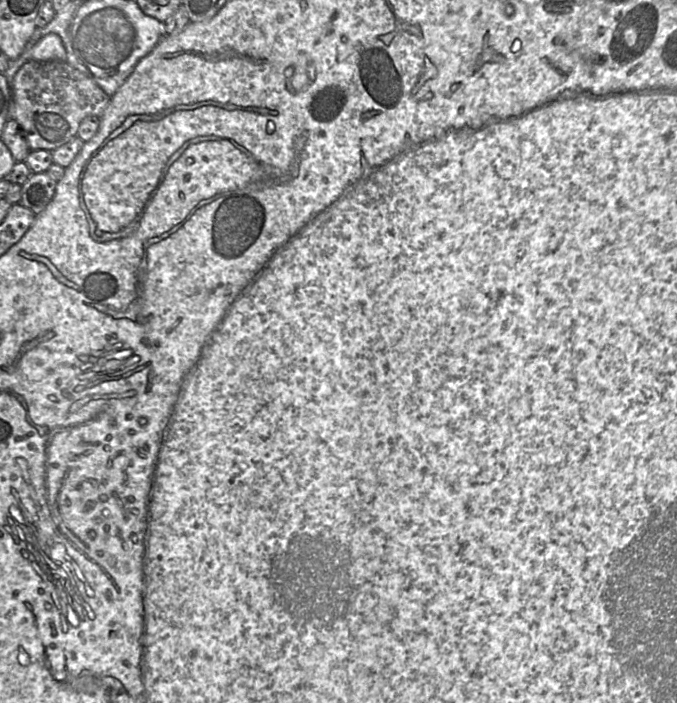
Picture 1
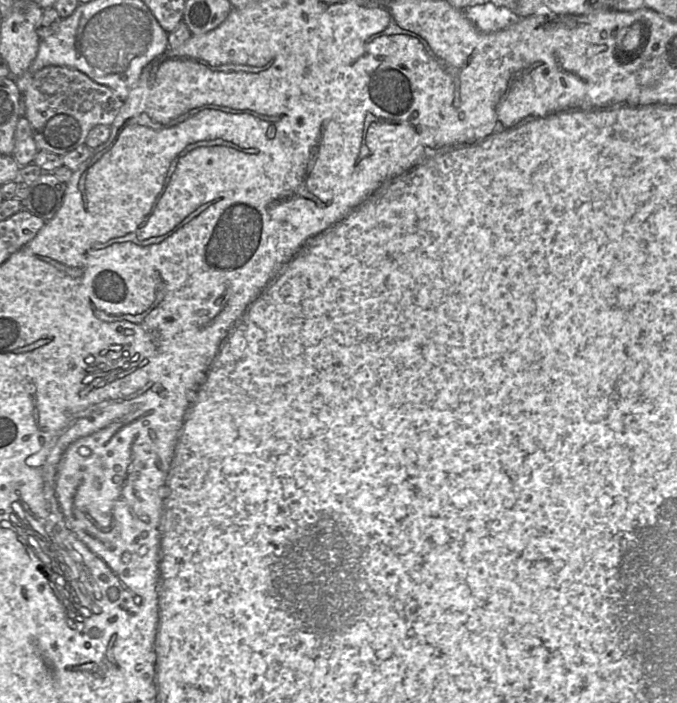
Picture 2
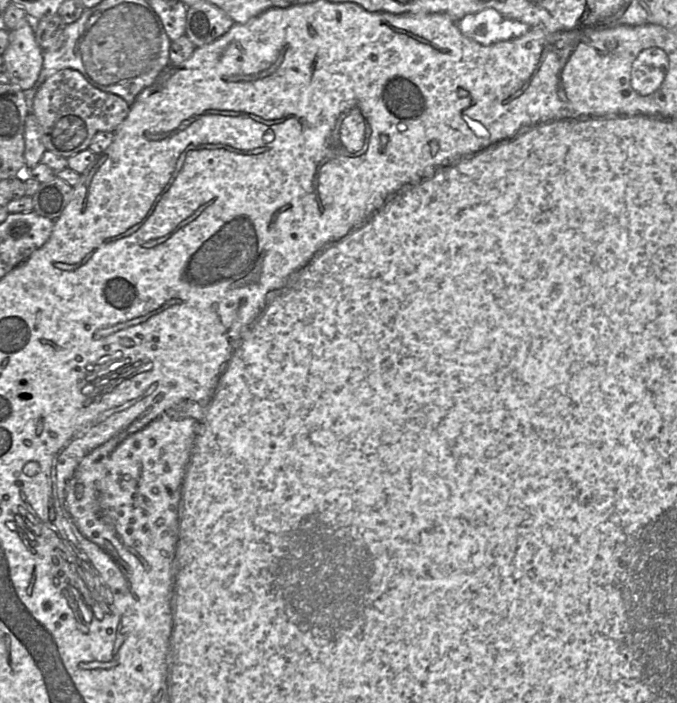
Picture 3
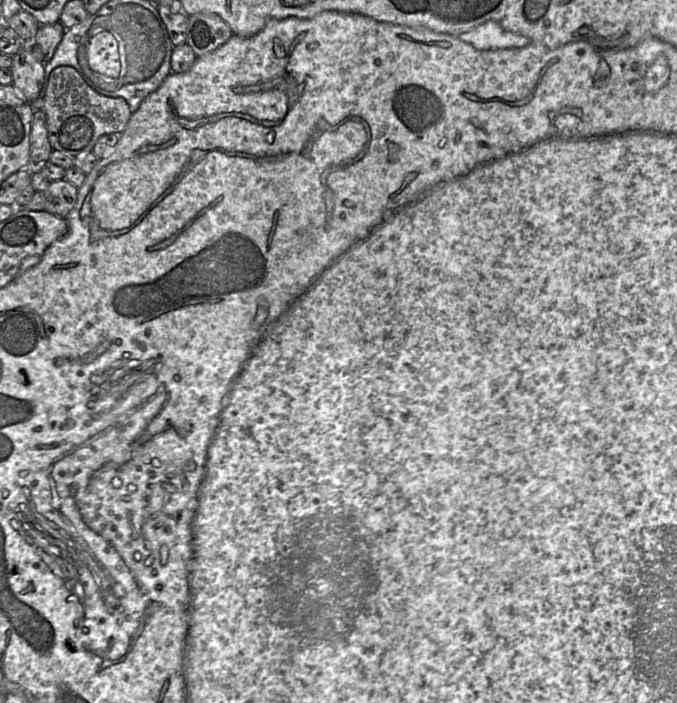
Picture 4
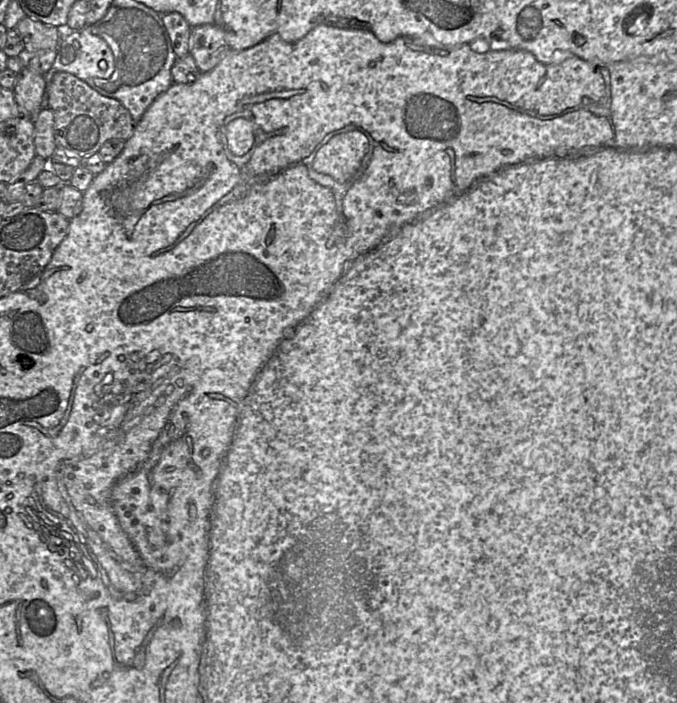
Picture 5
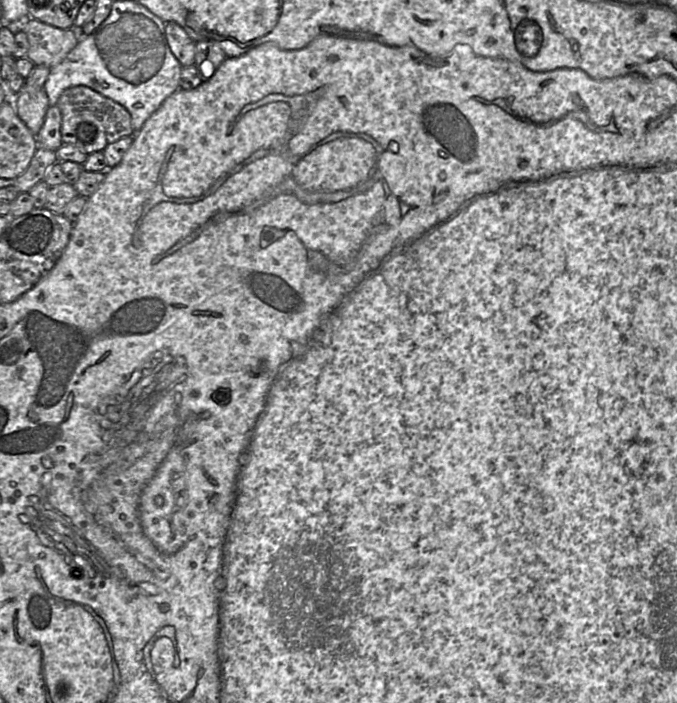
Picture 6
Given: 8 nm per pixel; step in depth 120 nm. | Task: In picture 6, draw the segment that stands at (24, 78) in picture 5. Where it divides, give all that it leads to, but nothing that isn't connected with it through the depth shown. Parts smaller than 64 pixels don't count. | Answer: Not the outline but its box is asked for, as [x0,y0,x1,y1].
[13,84,50,136]

